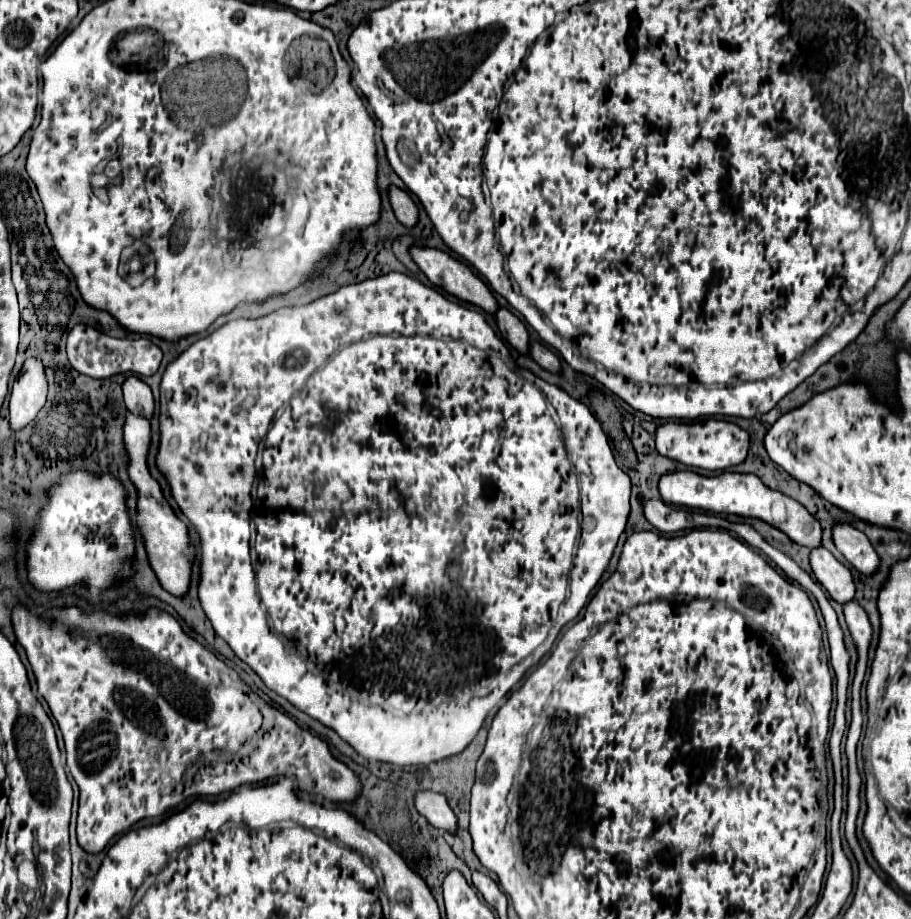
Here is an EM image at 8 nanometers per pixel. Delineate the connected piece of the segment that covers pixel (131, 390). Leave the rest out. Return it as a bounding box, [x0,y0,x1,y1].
[122,375,154,419]

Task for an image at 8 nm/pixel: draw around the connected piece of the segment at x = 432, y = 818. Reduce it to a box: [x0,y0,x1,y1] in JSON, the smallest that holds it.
[414,791,458,835]

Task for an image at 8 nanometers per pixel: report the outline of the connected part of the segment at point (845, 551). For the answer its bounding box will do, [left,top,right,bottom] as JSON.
[832,523,878,575]

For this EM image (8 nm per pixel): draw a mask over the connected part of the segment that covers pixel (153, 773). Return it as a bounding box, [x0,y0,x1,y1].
[12,603,362,853]

